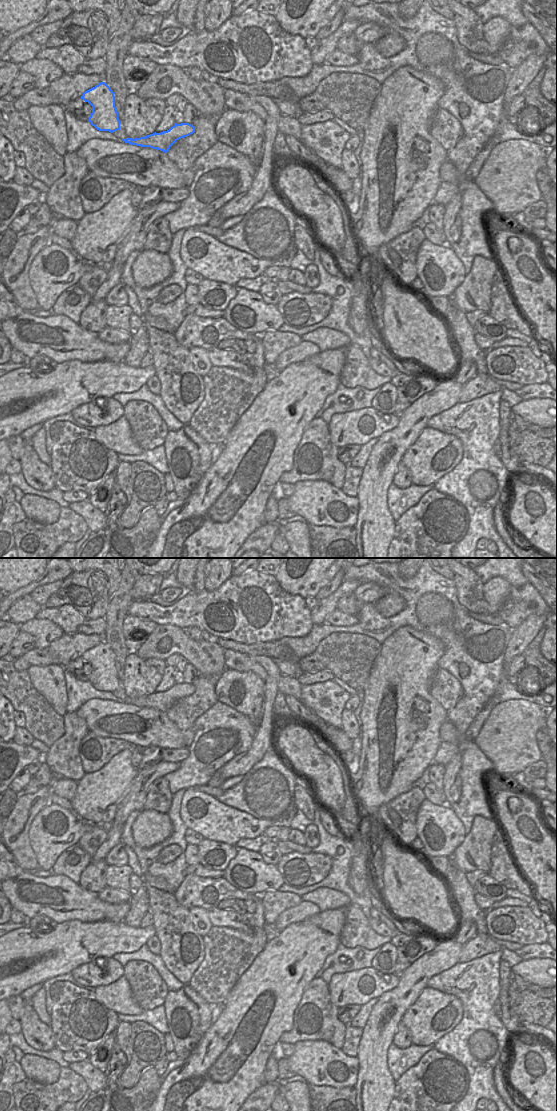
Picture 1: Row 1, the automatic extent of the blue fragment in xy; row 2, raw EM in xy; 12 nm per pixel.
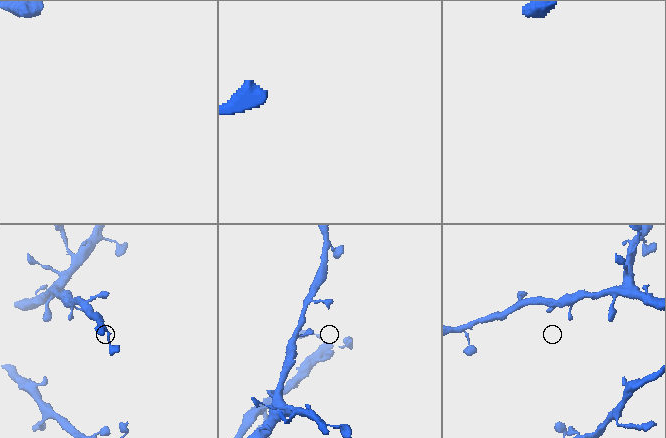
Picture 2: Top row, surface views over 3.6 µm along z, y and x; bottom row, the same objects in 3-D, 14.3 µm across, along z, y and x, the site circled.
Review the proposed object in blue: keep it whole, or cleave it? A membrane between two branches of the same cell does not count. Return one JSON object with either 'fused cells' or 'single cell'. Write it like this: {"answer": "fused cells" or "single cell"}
{"answer": "single cell"}

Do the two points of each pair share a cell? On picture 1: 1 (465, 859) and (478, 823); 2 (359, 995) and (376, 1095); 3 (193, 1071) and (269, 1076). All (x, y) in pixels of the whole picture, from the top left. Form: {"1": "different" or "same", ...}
{"1": "same", "2": "different", "3": "different"}

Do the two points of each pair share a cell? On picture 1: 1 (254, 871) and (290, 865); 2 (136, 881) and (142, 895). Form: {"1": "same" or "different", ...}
{"1": "different", "2": "different"}

